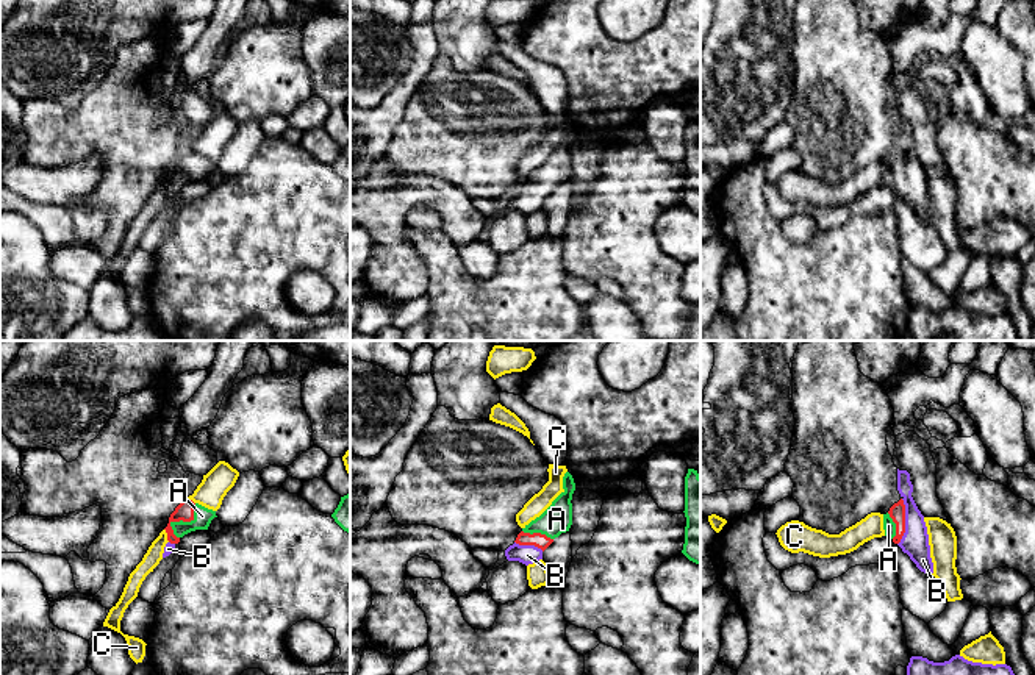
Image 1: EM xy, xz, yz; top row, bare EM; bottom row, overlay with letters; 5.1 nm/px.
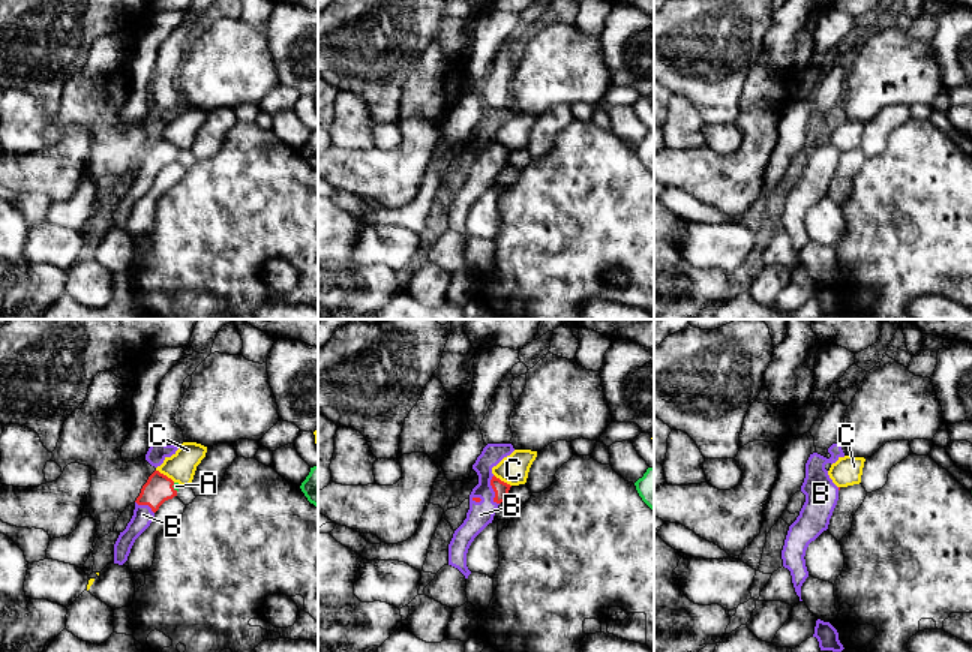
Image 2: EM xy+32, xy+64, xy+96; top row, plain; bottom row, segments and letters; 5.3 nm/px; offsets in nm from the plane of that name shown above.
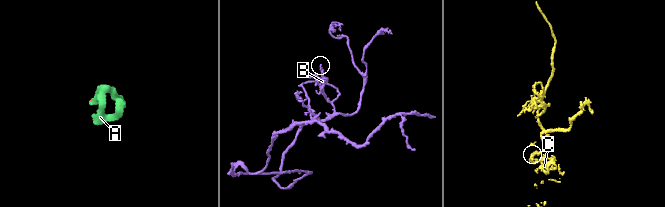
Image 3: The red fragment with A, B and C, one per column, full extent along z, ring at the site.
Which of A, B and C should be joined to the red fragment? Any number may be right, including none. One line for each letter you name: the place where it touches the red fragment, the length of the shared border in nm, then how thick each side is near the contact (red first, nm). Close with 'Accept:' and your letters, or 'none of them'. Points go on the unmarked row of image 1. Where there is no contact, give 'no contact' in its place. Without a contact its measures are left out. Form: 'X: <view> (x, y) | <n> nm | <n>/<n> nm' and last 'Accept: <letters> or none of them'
A: xy (182, 169) | 200 nm | 100/100 nm
B: yz (904, 172) | 240 nm | 80/140 nm
Accept: A, B

